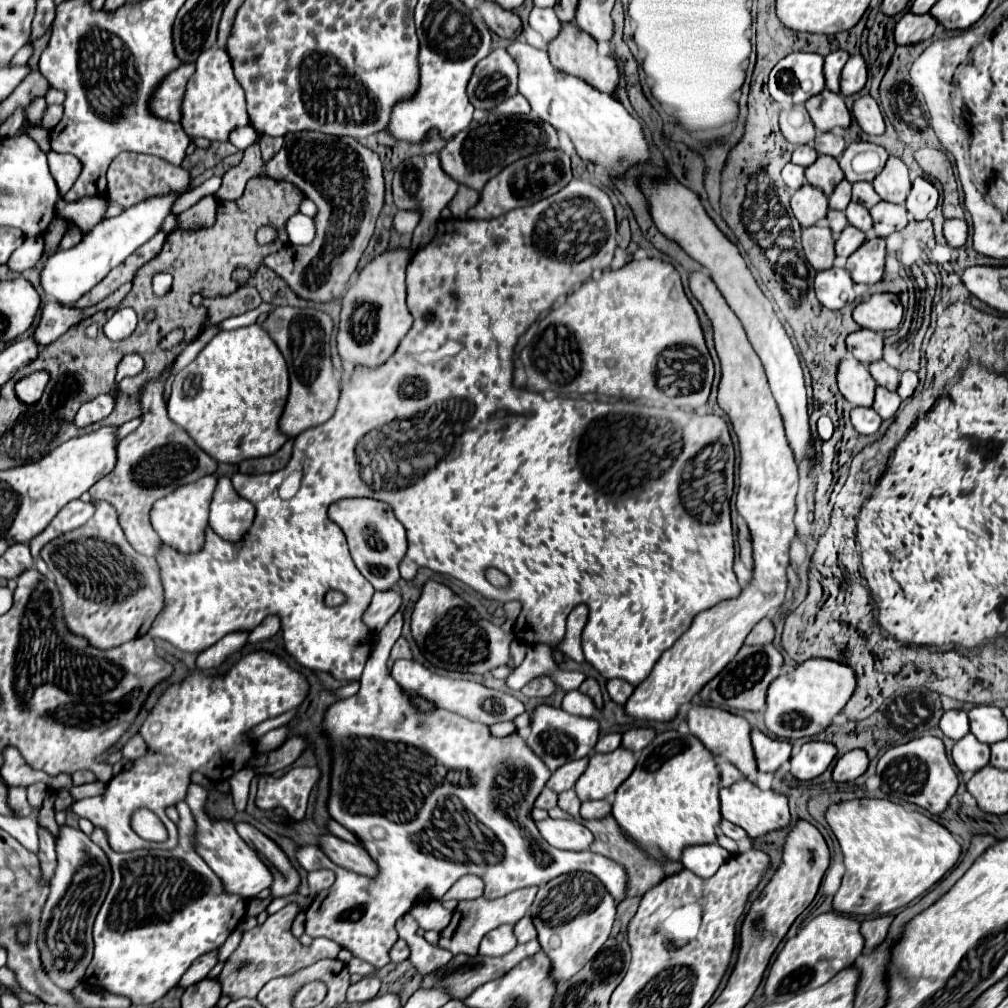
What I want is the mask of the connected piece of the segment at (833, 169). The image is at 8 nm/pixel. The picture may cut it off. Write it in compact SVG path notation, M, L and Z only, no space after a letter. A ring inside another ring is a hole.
M820 155L810 167L806 167L806 181L822 189L826 195L830 195L842 179L844 179L844 173L838 167L838 161L834 157Z

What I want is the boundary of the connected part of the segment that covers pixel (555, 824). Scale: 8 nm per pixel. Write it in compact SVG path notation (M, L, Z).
M544 819L536 827L544 841L564 851L586 851L594 841L594 835L574 819Z

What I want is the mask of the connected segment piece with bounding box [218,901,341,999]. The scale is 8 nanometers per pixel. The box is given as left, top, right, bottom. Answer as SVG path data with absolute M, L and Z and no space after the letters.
M290 901L284 909L270 915L262 925L258 925L256 929L250 929L244 933L242 943L238 945L238 949L230 955L230 959L226 961L222 973L218 975L220 983L222 983L222 993L228 993L232 999L240 999L240 997L256 997L258 991L274 977L280 975L290 975L306 965L312 965L324 957L336 957L341 947L328 938L315 938L310 947L304 947L292 933L290 927L296 919L296 915L302 911L306 911L308 907L300 907L298 903Z

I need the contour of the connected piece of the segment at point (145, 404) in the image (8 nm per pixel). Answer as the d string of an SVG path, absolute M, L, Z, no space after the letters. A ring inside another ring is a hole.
M166 369L158 381L144 385L142 393L142 425L124 437L118 443L118 463L112 473L102 477L96 485L90 487L90 495L94 499L108 501L114 505L120 527L128 537L128 543L142 555L154 555L160 545L160 537L154 533L152 525L148 523L148 511L152 503L180 485L192 483L204 475L212 475L216 471L216 461L204 453L194 439L180 429L176 423L170 421L166 415L166 403L162 401L162 385L170 369Z

